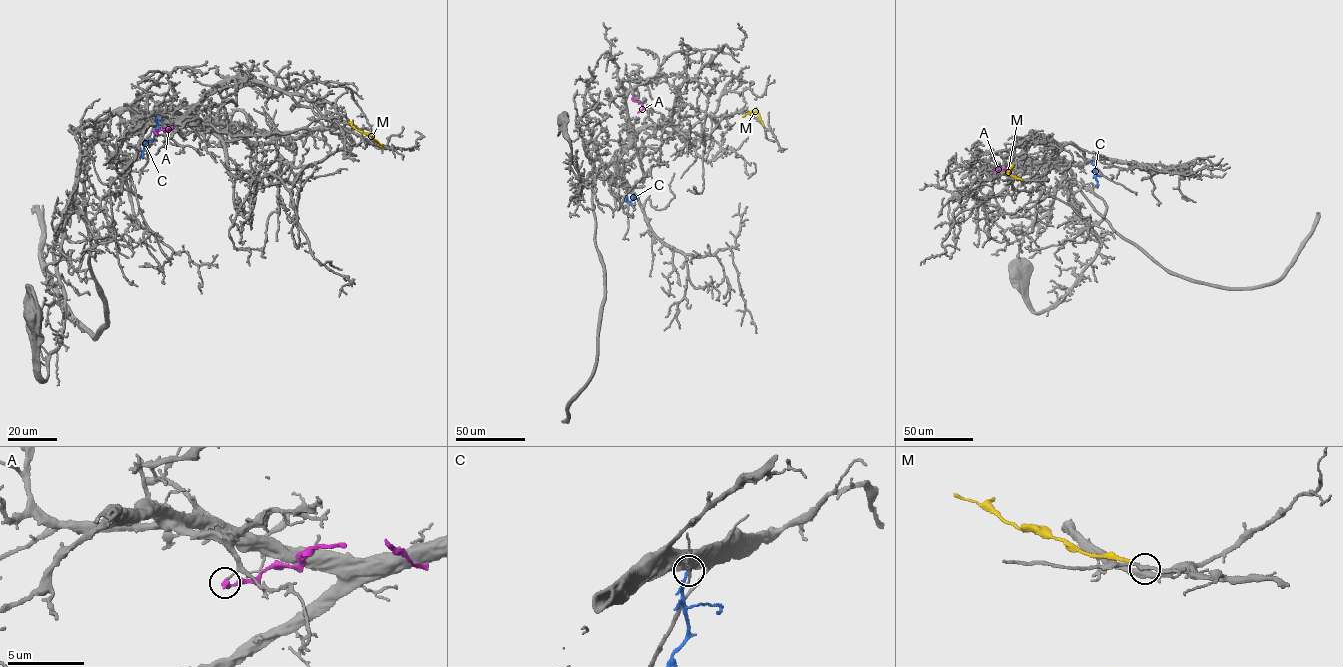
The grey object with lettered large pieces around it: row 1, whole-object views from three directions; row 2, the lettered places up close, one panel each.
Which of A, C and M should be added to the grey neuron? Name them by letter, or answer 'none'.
none

